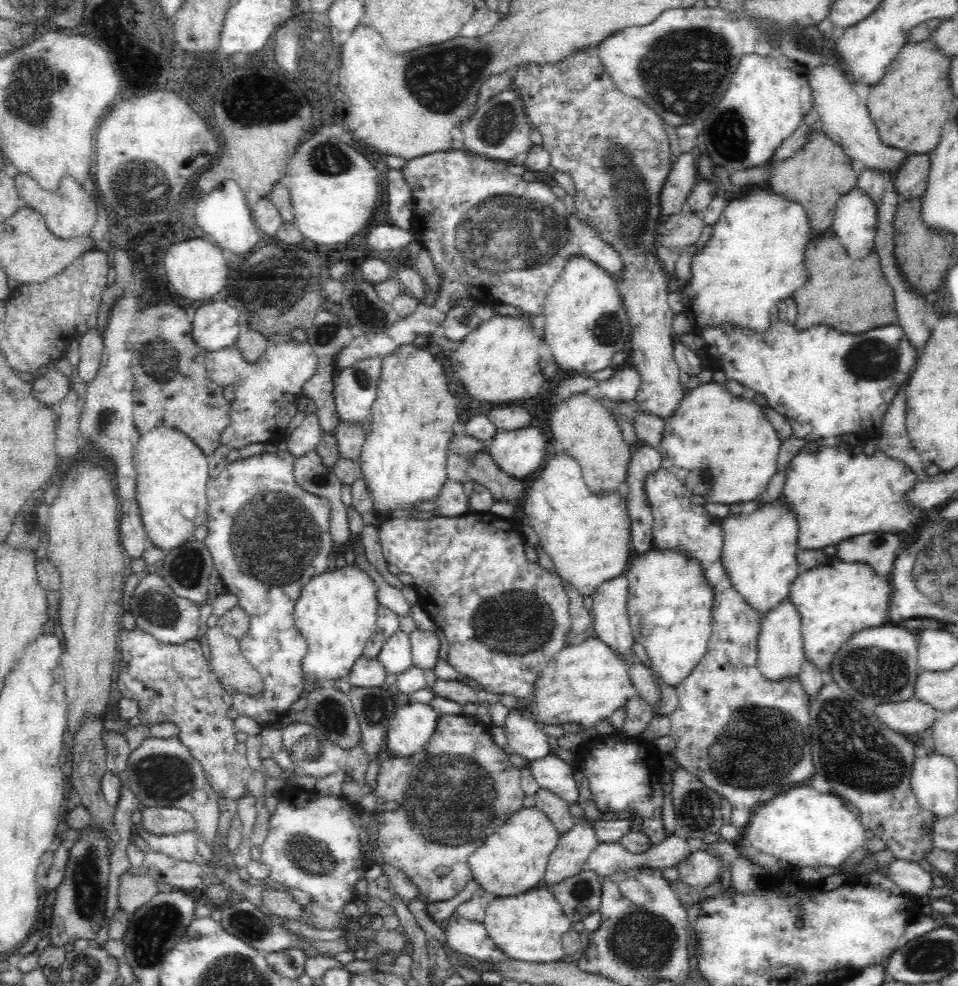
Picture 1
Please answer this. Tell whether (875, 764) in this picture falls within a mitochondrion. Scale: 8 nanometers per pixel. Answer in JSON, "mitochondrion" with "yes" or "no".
{"mitochondrion":"yes"}

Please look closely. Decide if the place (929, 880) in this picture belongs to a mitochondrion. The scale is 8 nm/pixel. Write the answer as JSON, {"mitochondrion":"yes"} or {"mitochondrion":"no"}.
{"mitochondrion":"no"}

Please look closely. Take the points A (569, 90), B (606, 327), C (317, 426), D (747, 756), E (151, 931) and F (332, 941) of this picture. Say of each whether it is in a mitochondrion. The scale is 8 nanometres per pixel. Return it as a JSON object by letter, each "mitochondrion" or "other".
{"A":"other","B":"mitochondrion","C":"other","D":"mitochondrion","E":"mitochondrion","F":"other"}

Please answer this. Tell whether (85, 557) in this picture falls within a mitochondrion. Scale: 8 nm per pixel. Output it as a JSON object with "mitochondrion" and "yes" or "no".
{"mitochondrion":"no"}

